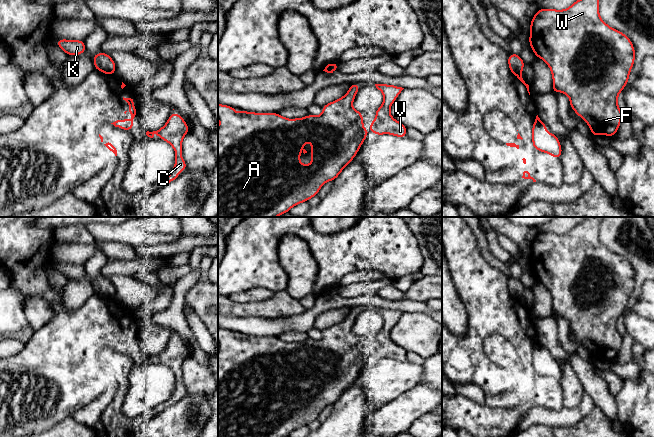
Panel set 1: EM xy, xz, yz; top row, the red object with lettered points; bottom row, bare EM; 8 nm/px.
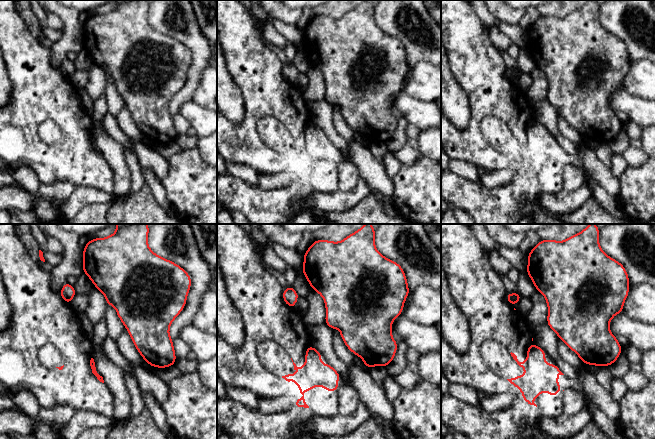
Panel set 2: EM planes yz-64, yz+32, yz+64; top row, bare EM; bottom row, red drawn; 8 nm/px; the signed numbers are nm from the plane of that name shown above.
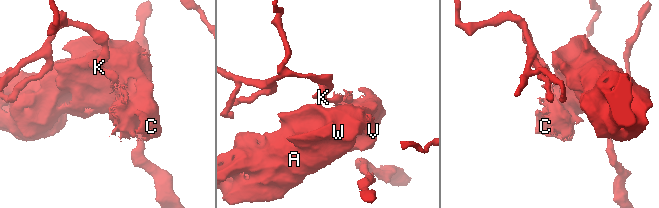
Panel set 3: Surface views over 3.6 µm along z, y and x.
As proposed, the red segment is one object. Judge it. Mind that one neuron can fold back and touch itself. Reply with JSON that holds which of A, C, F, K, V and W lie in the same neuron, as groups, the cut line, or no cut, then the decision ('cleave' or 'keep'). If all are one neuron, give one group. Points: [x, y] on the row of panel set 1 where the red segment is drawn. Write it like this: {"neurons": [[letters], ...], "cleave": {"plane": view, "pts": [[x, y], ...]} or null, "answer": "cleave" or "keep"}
{"neurons": [["A", "C", "F", "V", "W"], ["K"]], "cleave": {"plane": "yz", "pts": [[516, 75], [521, 77]]}, "answer": "cleave"}

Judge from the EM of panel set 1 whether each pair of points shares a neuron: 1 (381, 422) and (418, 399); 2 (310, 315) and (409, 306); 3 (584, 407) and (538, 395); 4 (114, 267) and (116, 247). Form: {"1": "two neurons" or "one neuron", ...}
{"1": "one neuron", "2": "one neuron", "3": "two neurons", "4": "two neurons"}

